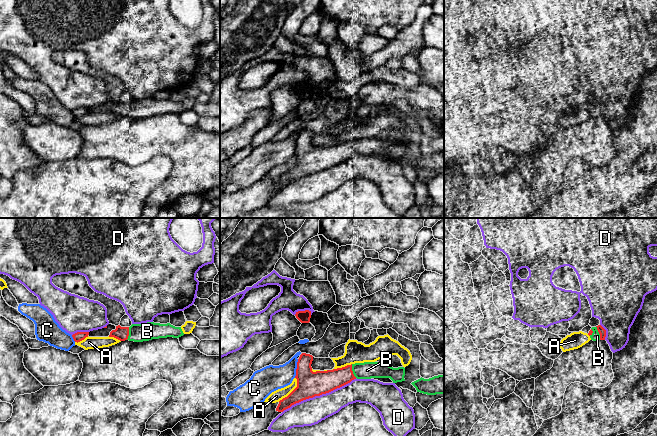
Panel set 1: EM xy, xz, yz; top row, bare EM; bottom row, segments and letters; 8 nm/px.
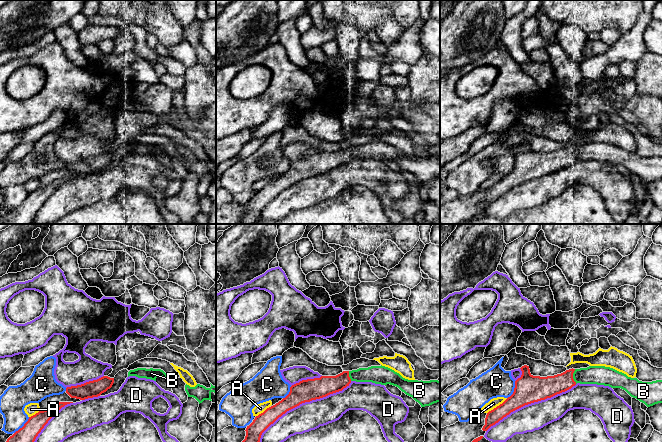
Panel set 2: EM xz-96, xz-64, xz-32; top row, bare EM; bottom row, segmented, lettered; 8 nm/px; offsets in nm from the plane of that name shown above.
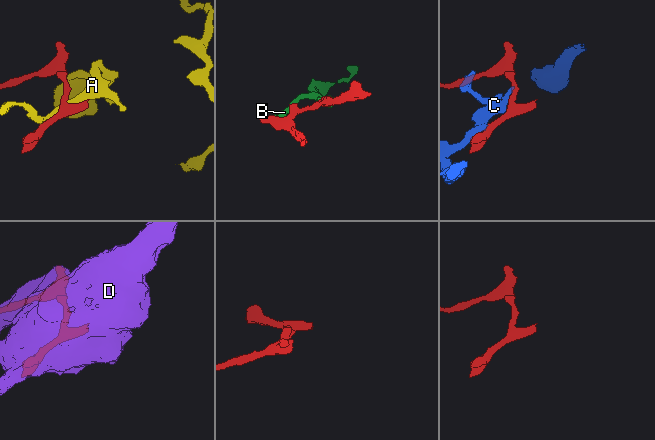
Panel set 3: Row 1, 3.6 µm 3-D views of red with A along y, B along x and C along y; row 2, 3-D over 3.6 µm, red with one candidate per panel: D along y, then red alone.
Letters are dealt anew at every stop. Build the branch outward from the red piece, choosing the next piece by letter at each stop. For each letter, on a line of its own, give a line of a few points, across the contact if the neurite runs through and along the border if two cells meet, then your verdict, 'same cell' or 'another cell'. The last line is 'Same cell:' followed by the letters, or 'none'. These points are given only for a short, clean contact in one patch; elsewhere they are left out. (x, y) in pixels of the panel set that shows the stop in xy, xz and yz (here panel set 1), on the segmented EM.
A: another cell
B: same cell
C: another cell
D: another cell
Same cell: B

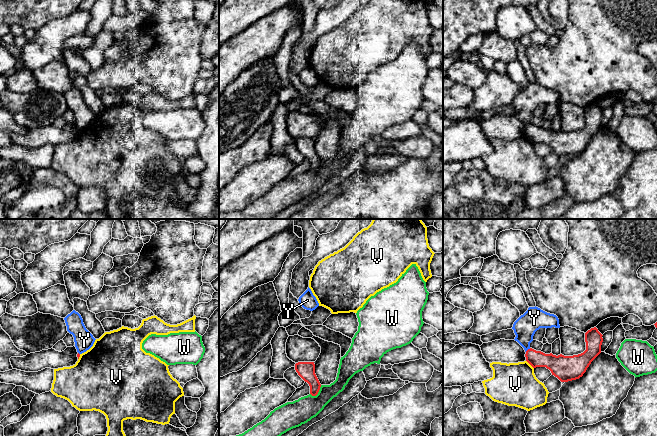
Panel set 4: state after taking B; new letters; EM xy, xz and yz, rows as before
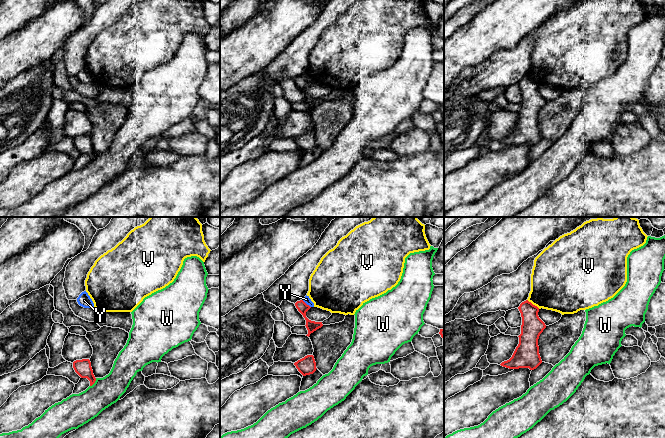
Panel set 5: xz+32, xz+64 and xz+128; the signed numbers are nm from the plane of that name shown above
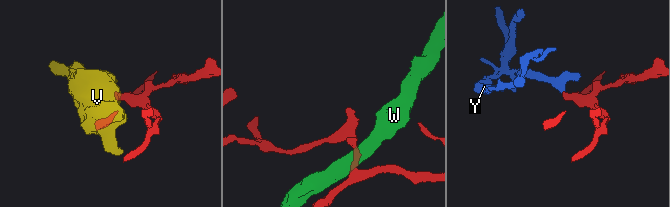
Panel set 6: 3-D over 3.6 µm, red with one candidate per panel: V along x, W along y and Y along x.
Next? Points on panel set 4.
V: line yz (526, 360), (533, 368); another cell
W: line xz (321, 385), (315, 395), (310, 394); another cell
Y: line yz (530, 348), (525, 351); another cell
Same cell: none

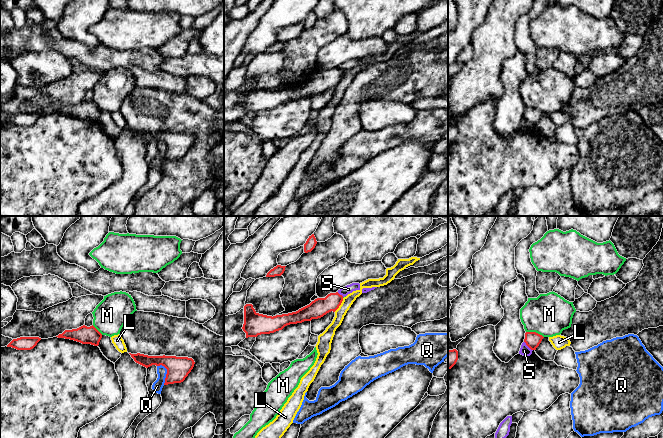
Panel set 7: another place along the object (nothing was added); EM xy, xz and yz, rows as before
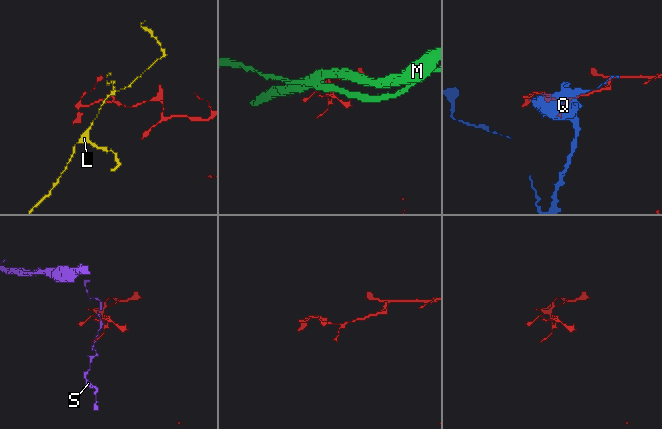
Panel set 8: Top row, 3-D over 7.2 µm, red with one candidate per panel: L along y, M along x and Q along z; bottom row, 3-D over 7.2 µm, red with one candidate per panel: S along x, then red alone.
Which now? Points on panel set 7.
L: line xz (343, 298), (340, 305), (334, 311); another cell
M: line yz (526, 331), (535, 331), (543, 337); another cell
Q: another cell
S: line yz (524, 341), (532, 350); another cell
Same cell: none

